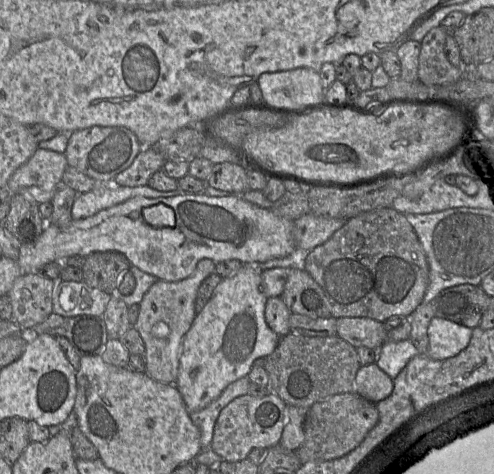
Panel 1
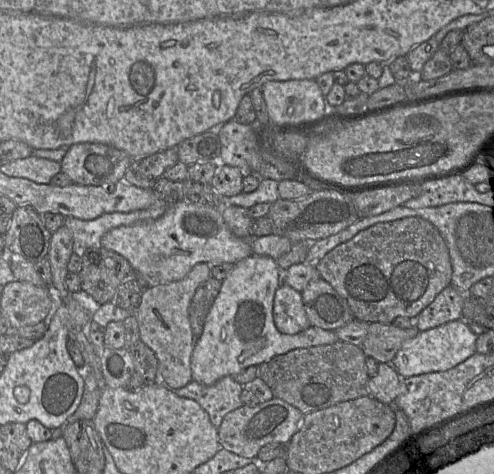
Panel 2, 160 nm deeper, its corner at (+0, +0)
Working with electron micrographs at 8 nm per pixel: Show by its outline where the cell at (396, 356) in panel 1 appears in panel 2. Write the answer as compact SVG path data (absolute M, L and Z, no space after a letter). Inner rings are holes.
M453 320L419 332L415 337L405 341L396 352L391 365L401 378L444 371L456 366L475 353L476 337L477 335L470 330L466 321Z

